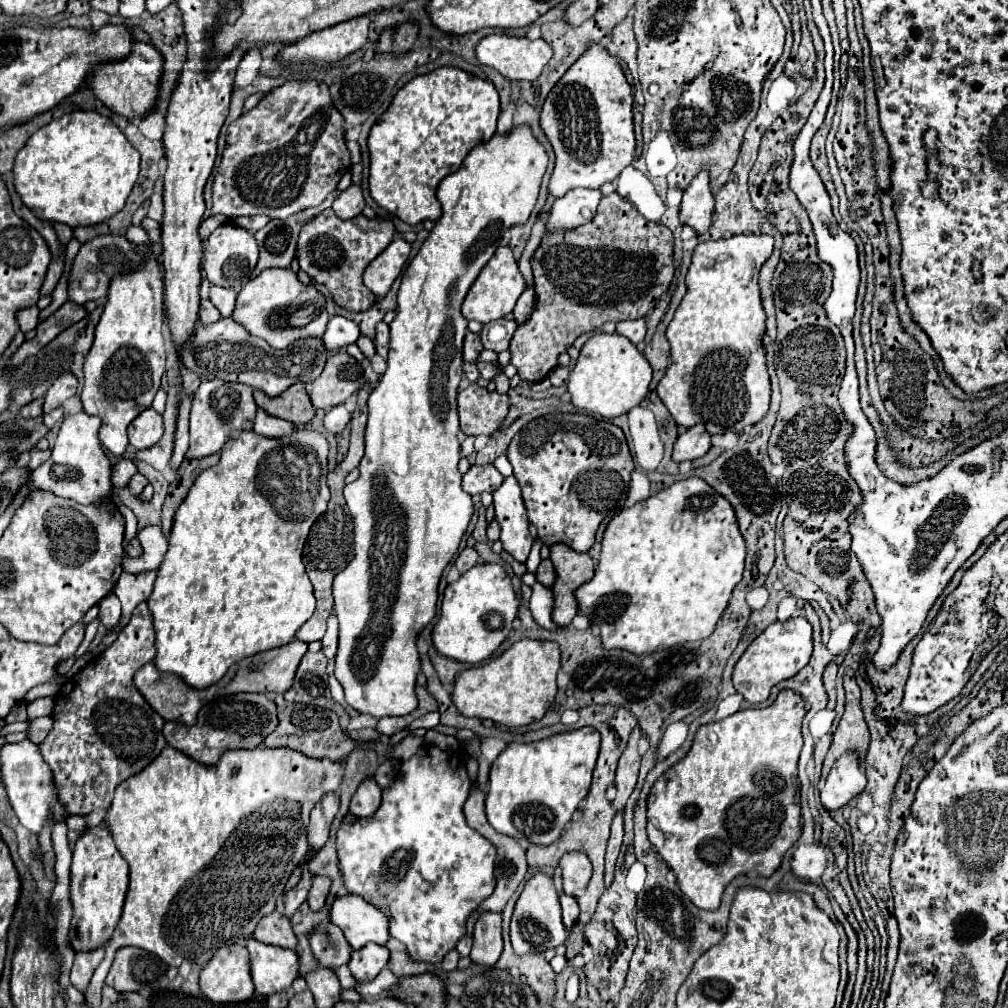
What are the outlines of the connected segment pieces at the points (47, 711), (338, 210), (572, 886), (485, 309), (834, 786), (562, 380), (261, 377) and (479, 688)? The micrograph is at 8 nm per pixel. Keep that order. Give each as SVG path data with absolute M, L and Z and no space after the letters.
M53 697L35 699L35 701L31 701L31 703L29 703L29 707L27 707L29 719L43 717L43 715L51 715L51 711L53 711Z
M351 185L347 191L343 191L335 203L333 203L333 211L337 217L341 219L353 219L357 217L365 207L365 199L363 199L363 189L357 185Z
M573 851L561 857L559 867L563 869L563 889L567 895L579 895L583 889L587 889L591 881L591 861L585 853Z
M499 247L495 251L495 255L491 257L491 261L483 267L479 277L475 279L475 283L471 285L467 297L461 305L461 313L467 321L479 321L479 323L489 323L489 321L501 319L513 311L513 307L523 291L525 291L525 279L517 267L517 261L513 259L511 249Z
M843 753L831 767L825 787L821 789L821 803L829 809L841 809L865 789L865 773L857 753Z
M570 363L568 366L557 366L551 373L548 375L548 379L550 380L552 386L558 387L565 384L568 379L570 372L574 368L574 363Z
M219 319L213 325L203 327L201 323L195 329L193 341L181 353L183 365L197 373L203 381L217 377L223 381L237 381L251 385L253 389L265 391L269 397L281 395L287 387L295 383L311 383L323 371L325 361L329 359L329 349L323 345L321 337L303 337L297 343L291 343L287 349L273 349L261 337L251 337L243 325L235 319Z
M521 639L489 663L459 673L451 699L465 717L491 719L505 727L523 727L539 721L551 707L557 695L559 667L561 653L557 643Z

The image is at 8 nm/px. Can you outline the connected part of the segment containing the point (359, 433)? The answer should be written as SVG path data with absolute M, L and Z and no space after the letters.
M365 383L359 393L357 393L357 409L353 411L353 419L351 419L351 445L349 445L349 453L345 457L343 463L339 463L327 477L327 485L331 489L331 501L329 501L329 507L327 511L315 521L315 525L311 527L309 531L309 537L307 537L307 543L305 543L305 551L303 551L303 563L307 567L307 573L309 573L309 579L313 583L313 589L315 589L315 599L317 599L317 609L313 613L313 617L297 631L297 639L303 641L303 643L311 643L311 641L319 641L327 629L327 617L331 615L333 611L333 599L331 599L331 583L333 583L333 577L347 565L347 557L345 555L345 547L353 543L353 523L351 523L351 515L349 515L349 509L345 505L345 499L343 499L343 487L345 487L345 477L349 475L349 471L353 471L361 457L363 457L363 451L365 451L365 425L367 425L367 397L371 393L371 387Z

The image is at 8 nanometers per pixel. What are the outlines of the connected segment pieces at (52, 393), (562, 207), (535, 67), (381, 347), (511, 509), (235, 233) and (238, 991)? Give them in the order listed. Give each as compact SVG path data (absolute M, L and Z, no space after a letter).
M63 373L59 375L53 385L49 387L47 395L45 395L45 405L43 405L43 411L49 413L51 409L63 405L63 401L67 401L69 397L73 397L77 393L77 377L73 373Z
M571 189L567 195L555 201L547 229L567 231L585 225L591 221L591 217L595 217L601 197L603 195L599 189Z
M489 35L479 41L477 45L477 59L483 65L489 65L497 69L501 75L505 75L511 81L535 81L547 61L551 59L551 47L543 41L531 41L527 37L511 37L511 35Z
M383 321L377 325L375 347L377 347L377 353L379 353L381 357L387 357L387 349L389 349L389 325L383 323Z
M507 477L497 491L493 491L495 519L501 525L503 549L519 563L525 563L533 545L529 533L529 519L521 499L521 489L517 479Z
M231 223L221 225L205 241L203 271L207 273L207 279L213 285L229 287L229 289L239 291L239 287L243 287L251 279L251 273L253 273L255 265L257 265L257 241L243 227L237 227L237 225L231 225Z
M231 945L219 949L201 971L201 991L213 1003L243 1003L251 999L255 985L251 981L251 961L247 947Z

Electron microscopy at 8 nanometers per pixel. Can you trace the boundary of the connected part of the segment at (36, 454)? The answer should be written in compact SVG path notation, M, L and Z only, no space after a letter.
M33 449L31 451L31 461L29 461L29 469L33 471L33 469L37 469L39 465L43 465L47 459L51 457L51 451L49 449L44 451L39 451L39 449Z

